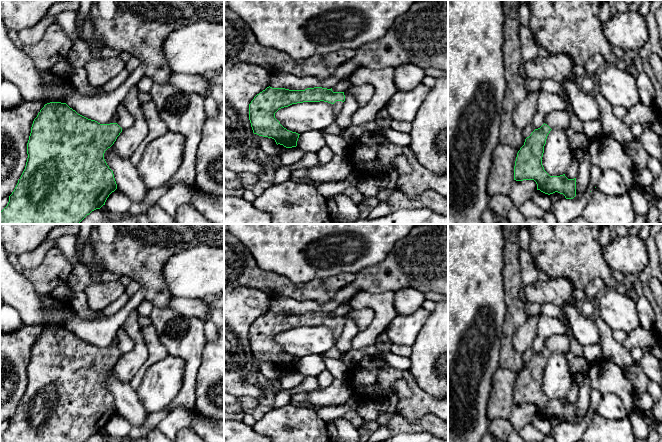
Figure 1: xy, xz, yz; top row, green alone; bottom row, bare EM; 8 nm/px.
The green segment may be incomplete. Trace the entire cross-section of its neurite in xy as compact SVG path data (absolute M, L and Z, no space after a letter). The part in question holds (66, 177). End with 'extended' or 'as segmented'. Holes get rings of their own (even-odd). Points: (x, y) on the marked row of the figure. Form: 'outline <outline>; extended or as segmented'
outline M66 103L45 104L33 121L26 166L7 206L0 211L0 224L80 224L92 211L105 205L109 195L117 189L113 171L104 159L105 151L122 132L117 119L115 113L110 124L100 124L78 114Z; extended

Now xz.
outline M267 87L257 94L249 104L249 120L254 134L272 138L276 144L286 148L297 146L298 133L284 128L275 118L275 113L284 107L303 102L328 102L334 105L335 117L342 110L344 92L333 92L332 88L314 87L305 90Z; extended

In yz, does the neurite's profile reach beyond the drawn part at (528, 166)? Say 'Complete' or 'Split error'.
Split error

